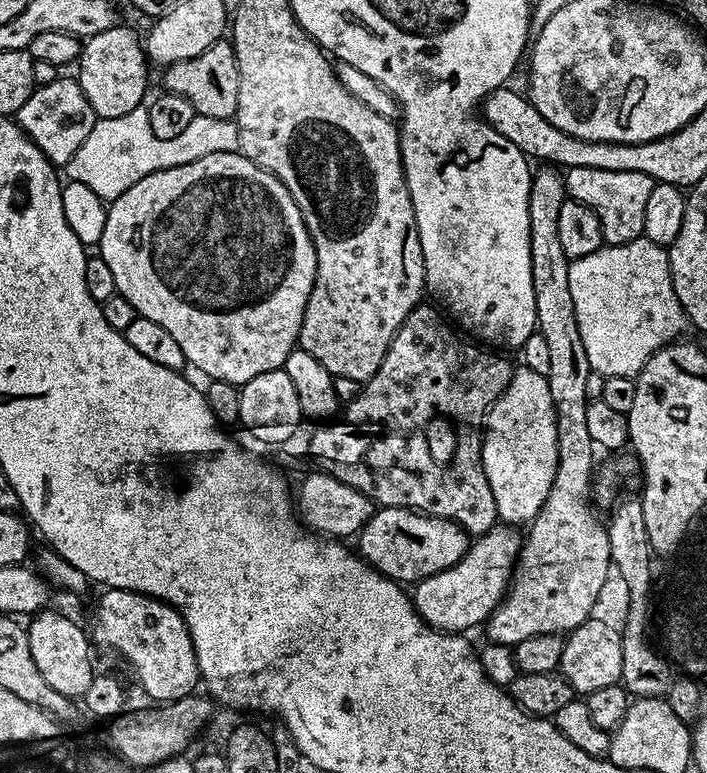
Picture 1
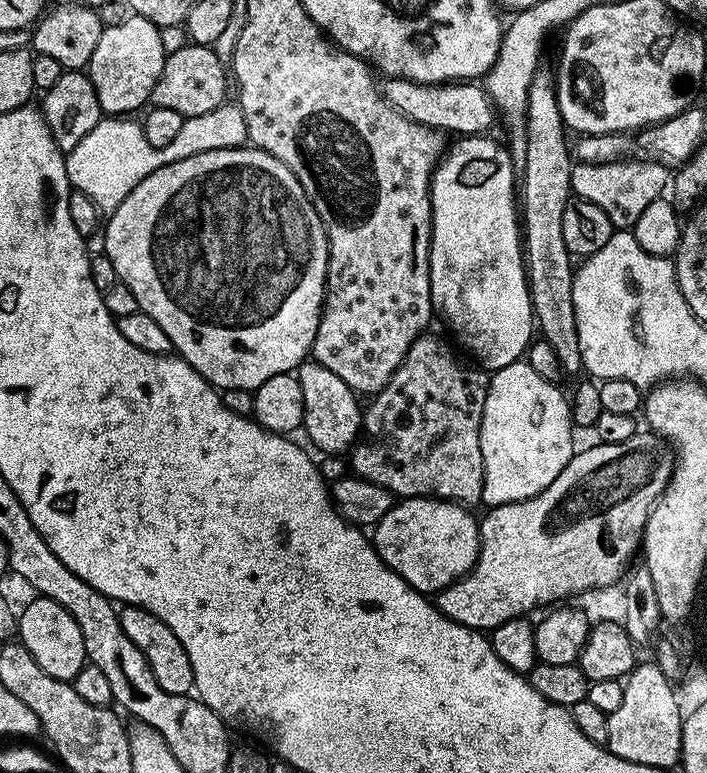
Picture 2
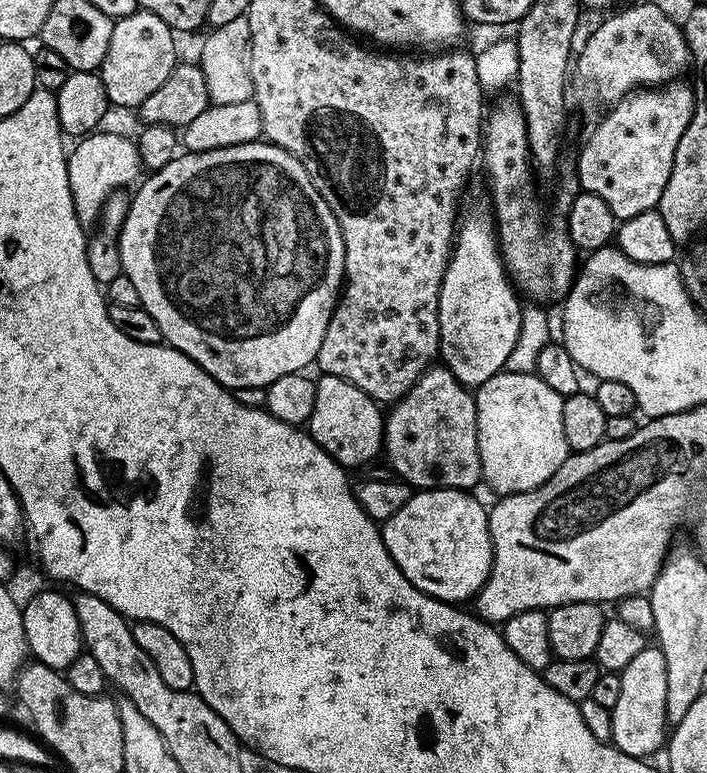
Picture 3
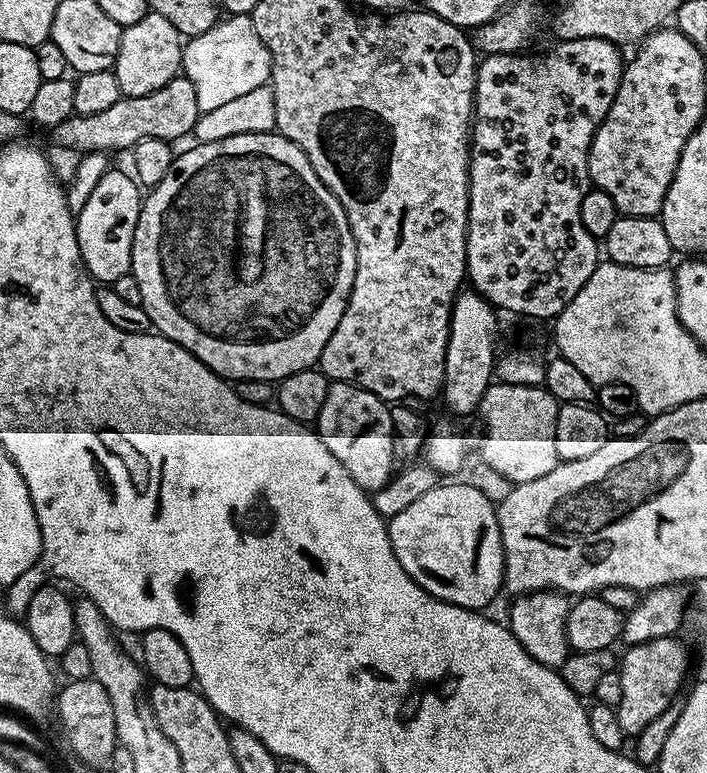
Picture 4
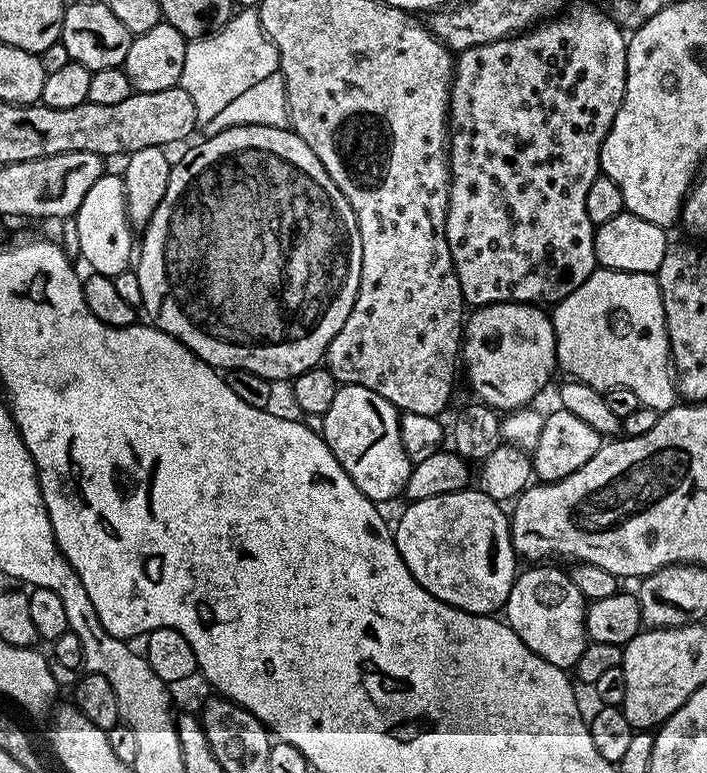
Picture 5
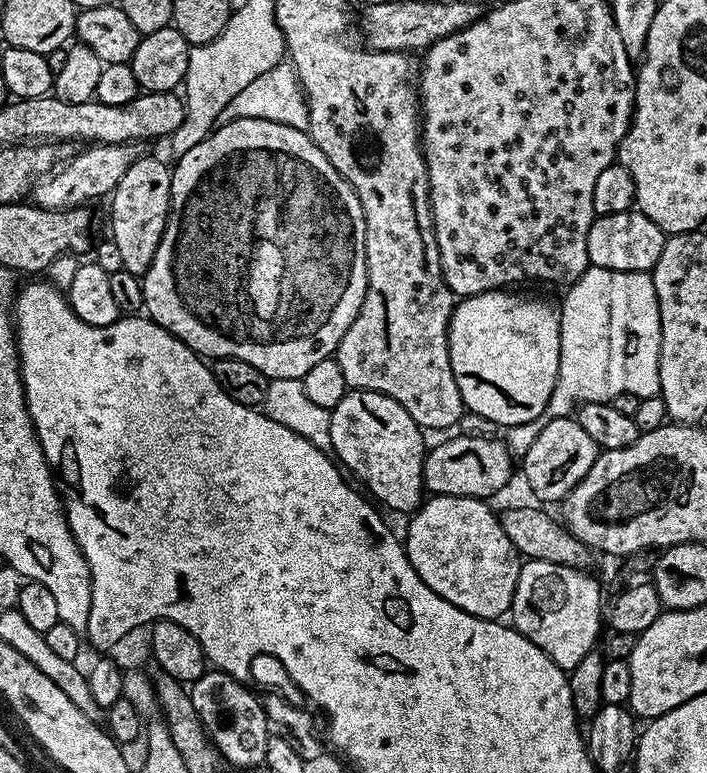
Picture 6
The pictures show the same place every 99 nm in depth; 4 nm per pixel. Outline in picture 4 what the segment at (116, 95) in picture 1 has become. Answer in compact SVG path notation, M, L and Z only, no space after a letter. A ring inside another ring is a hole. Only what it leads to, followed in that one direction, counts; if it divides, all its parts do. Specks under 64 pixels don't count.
M149 10L142 22L134 22L134 26L123 29L120 33L120 45L116 55L114 71L118 78L121 97L150 94L166 82L170 82L181 71L184 44L180 31L162 14Z

